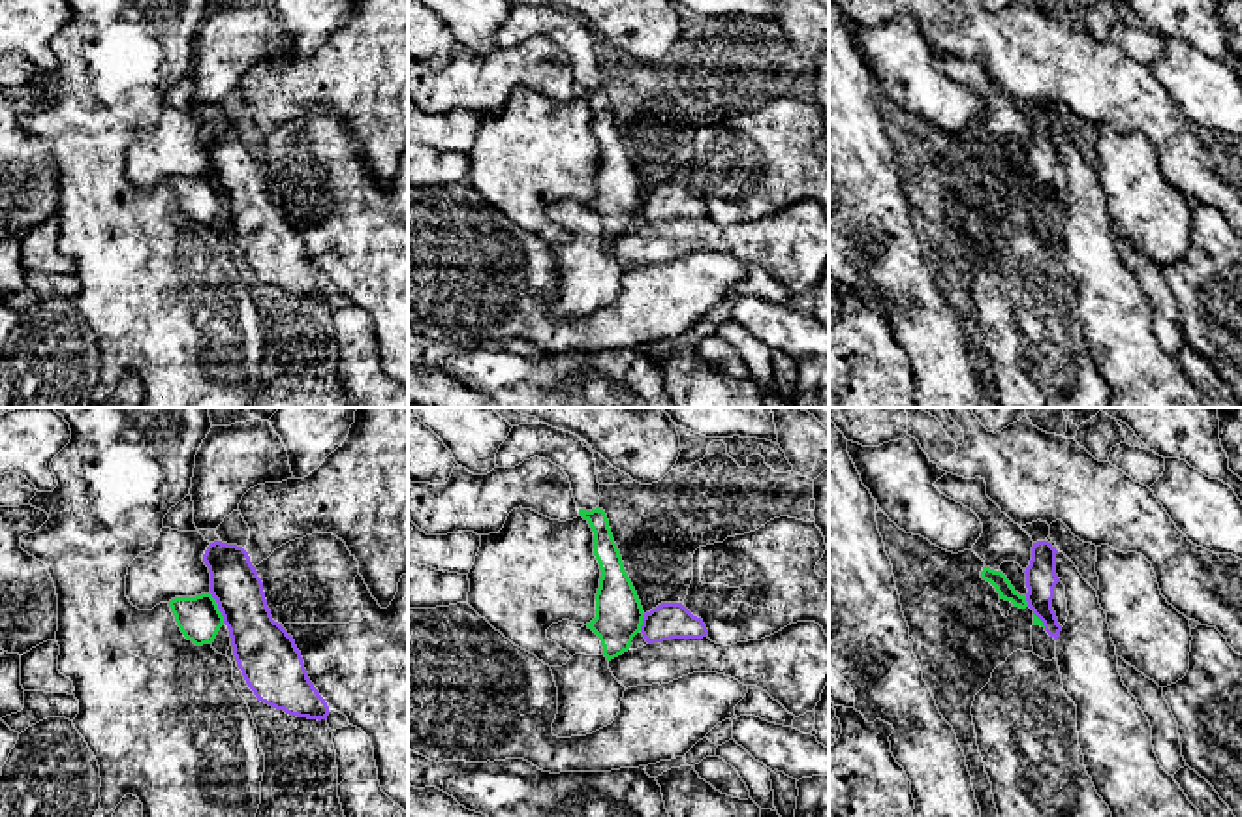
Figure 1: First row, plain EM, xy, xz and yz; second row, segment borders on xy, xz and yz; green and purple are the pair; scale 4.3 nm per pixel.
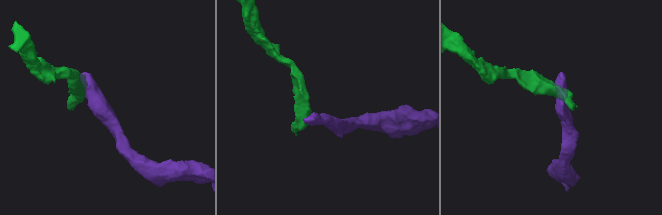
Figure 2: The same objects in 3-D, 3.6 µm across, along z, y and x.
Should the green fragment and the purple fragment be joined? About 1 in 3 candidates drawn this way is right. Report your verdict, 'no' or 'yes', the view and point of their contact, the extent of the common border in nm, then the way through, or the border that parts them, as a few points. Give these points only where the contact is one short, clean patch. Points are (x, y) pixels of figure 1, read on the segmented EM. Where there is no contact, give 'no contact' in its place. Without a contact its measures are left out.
no; contact xy (217, 607); length 150 nm; border xy (209, 592), (224, 622)

